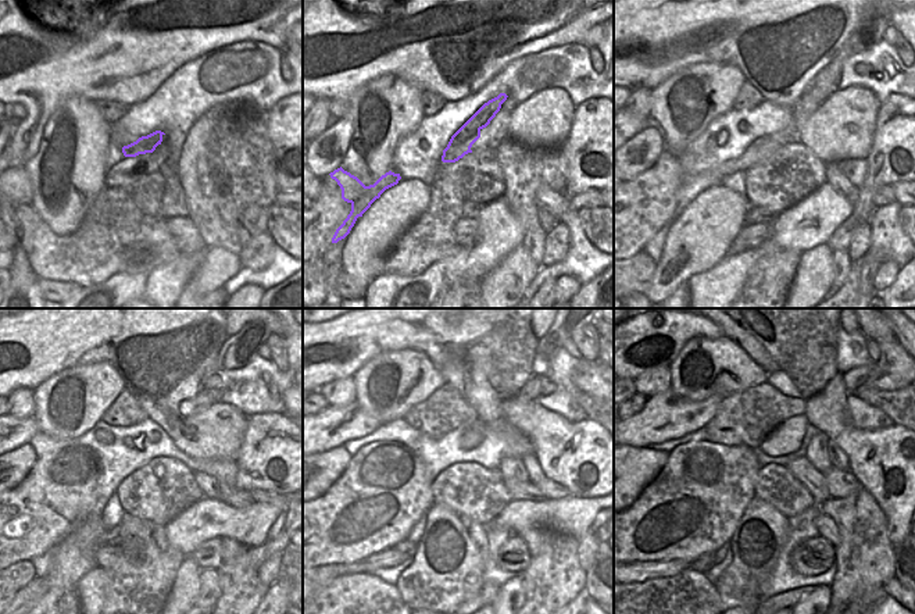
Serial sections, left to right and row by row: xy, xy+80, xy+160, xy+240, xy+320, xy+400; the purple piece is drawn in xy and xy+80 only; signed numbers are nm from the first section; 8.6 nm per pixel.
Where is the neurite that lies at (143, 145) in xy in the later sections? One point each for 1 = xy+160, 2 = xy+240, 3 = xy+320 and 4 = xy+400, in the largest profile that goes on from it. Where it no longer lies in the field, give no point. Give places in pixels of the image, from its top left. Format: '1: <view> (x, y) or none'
1: xy+160 (761, 149)
2: xy+240 (207, 396)
3: xy+320 (536, 386)
4: xy+400 (854, 378)

